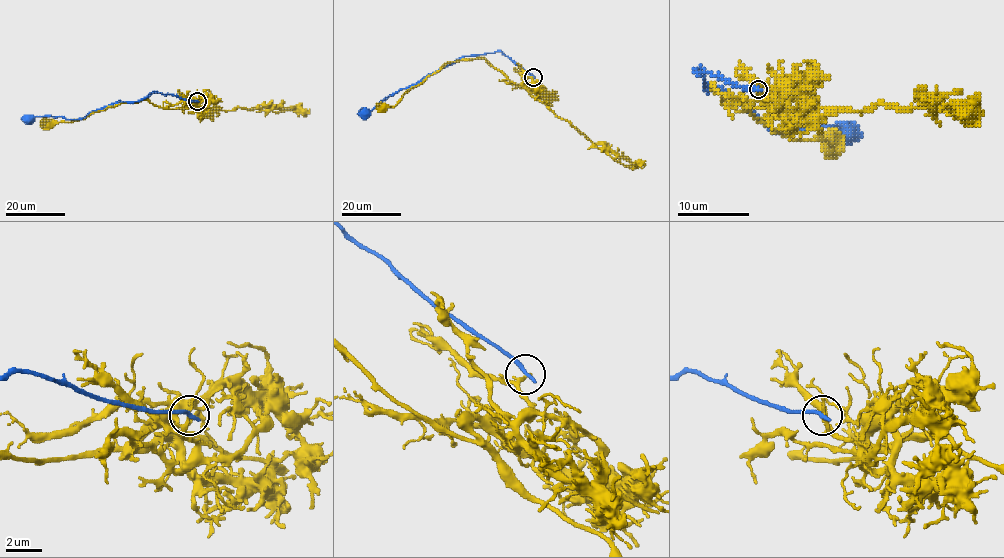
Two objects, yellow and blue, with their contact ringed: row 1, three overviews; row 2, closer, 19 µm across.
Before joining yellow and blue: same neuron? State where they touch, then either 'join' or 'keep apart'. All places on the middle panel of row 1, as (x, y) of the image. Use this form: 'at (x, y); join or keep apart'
at (533, 77); keep apart

